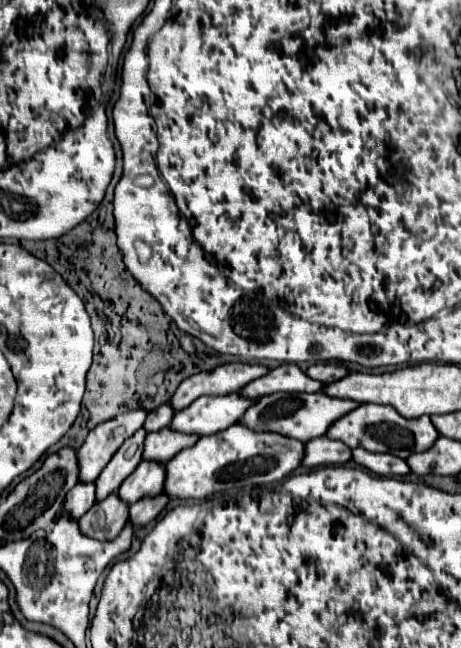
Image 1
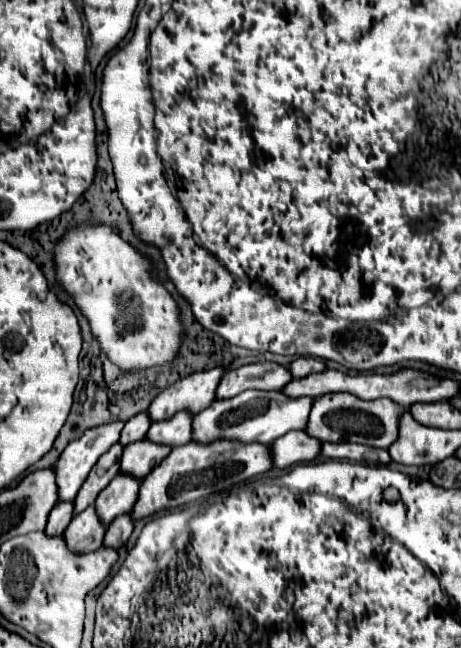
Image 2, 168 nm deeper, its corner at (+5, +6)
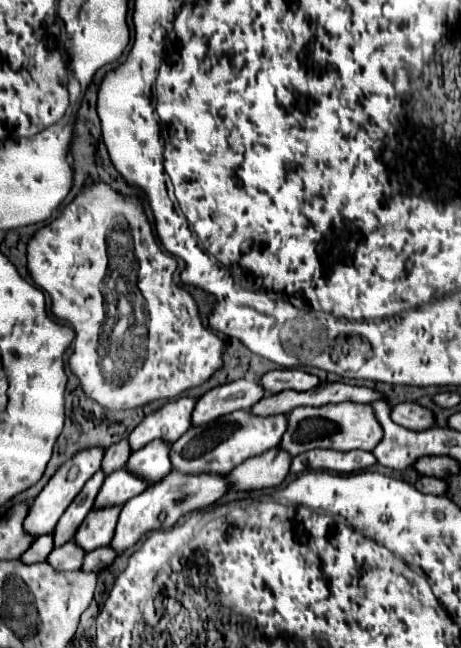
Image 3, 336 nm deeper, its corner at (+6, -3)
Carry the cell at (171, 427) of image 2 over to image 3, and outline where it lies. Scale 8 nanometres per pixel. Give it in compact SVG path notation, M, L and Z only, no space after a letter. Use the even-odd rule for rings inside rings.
M155 440L153 444L133 452L125 464L127 472L145 480L149 486L157 484L171 472L169 464L169 444Z

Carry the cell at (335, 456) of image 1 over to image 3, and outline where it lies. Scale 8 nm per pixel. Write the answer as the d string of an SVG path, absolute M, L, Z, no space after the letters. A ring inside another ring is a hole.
M271 448L269 452L253 456L243 464L239 464L237 468L233 468L227 474L229 490L249 492L249 490L275 488L287 476L289 464L291 464L291 456L287 452L281 452L279 448Z

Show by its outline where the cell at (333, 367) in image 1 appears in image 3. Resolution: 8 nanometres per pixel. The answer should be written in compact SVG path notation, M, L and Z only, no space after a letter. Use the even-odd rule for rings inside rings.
M271 370L263 374L259 380L261 388L265 388L267 394L277 394L283 390L297 390L305 392L319 384L319 378L313 374L307 374L303 370Z

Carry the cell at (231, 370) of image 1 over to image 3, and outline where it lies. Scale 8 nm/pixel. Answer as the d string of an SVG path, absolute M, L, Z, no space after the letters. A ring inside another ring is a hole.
M179 398L175 402L167 402L157 412L151 412L131 434L129 434L129 448L137 452L151 440L165 440L175 442L185 430L191 428L191 410L195 400L193 398Z

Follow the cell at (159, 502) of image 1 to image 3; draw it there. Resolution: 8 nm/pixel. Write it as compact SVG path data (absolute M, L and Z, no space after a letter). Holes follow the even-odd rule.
M109 546L97 548L97 550L89 552L89 554L85 554L81 570L85 570L85 572L101 572L101 570L105 570L115 560L115 556L117 554Z

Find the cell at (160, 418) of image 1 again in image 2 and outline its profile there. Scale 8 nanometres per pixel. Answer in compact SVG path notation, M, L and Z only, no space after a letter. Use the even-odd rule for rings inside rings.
M142 411L142 413L134 415L132 419L126 421L126 425L122 429L120 443L122 445L128 445L128 443L134 443L138 439L144 439L146 437L146 431L150 429L150 425L152 425L152 419L150 419L148 411Z

